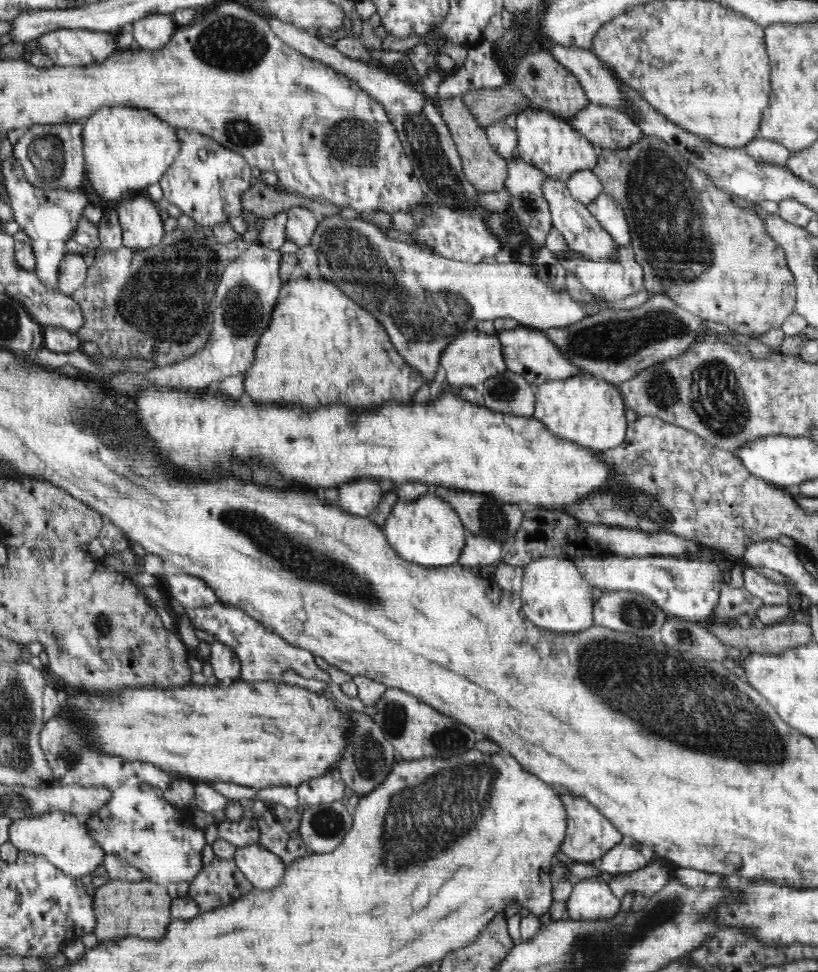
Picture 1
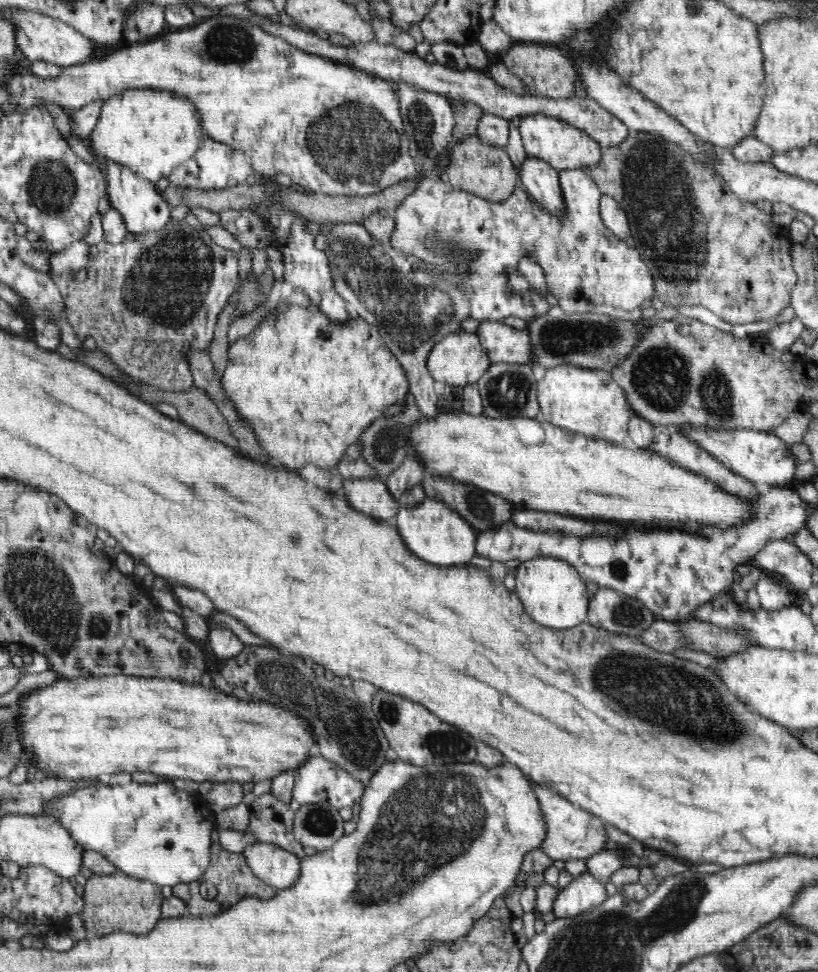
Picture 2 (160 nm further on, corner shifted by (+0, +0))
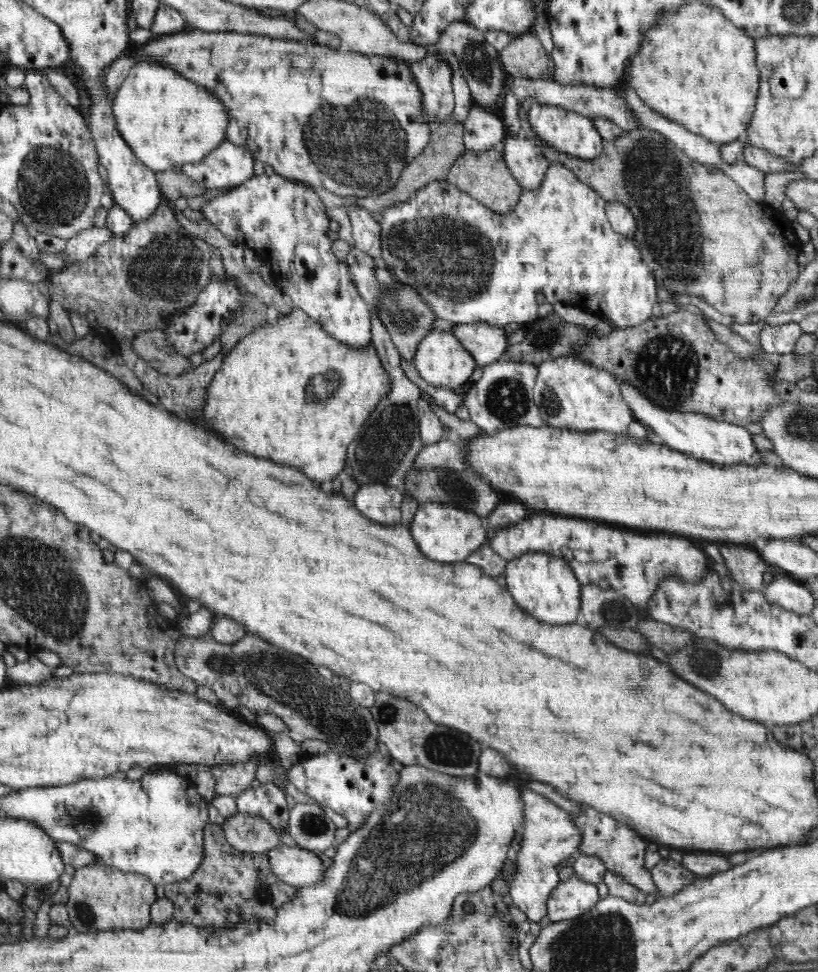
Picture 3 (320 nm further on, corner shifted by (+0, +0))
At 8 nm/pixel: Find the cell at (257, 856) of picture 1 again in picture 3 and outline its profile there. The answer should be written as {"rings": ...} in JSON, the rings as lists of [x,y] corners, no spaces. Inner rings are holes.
{"rings":[[[280,844],[266,852],[270,871],[290,887],[314,886],[324,878],[326,866],[314,851]]]}

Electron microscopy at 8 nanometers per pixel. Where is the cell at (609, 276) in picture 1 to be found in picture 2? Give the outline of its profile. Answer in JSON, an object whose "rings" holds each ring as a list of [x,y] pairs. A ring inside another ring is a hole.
{"rings":[[[572,169],[572,170],[561,170],[559,172],[560,188],[562,189],[562,196],[565,202],[565,215],[563,217],[556,217],[554,215],[543,213],[542,204],[535,202],[530,194],[524,190],[520,185],[514,189],[513,194],[510,194],[506,200],[501,202],[494,202],[490,200],[483,199],[478,195],[465,190],[457,189],[452,186],[449,182],[443,181],[442,179],[433,178],[422,178],[418,179],[416,183],[416,190],[406,196],[403,201],[397,206],[393,212],[395,227],[394,232],[389,240],[391,248],[397,250],[397,252],[402,252],[403,254],[408,254],[418,257],[425,264],[425,271],[430,276],[445,276],[449,275],[449,280],[457,282],[457,284],[463,284],[468,292],[469,297],[469,318],[474,318],[474,320],[480,321],[503,321],[504,318],[508,316],[518,316],[522,320],[530,321],[535,318],[535,311],[530,297],[525,297],[518,293],[510,295],[508,293],[508,275],[506,275],[506,268],[516,268],[518,262],[524,258],[524,256],[531,256],[535,262],[542,268],[546,282],[547,289],[549,290],[550,296],[554,296],[557,300],[560,298],[574,298],[574,300],[586,300],[592,304],[606,304],[606,306],[615,306],[616,308],[622,308],[622,310],[636,310],[643,302],[646,300],[651,300],[655,296],[655,286],[654,277],[647,267],[647,264],[642,260],[639,252],[636,248],[630,248],[626,245],[626,242],[620,241],[613,233],[607,230],[604,226],[604,221],[600,216],[600,198],[602,192],[598,189],[598,185],[587,175],[584,169]]]}

